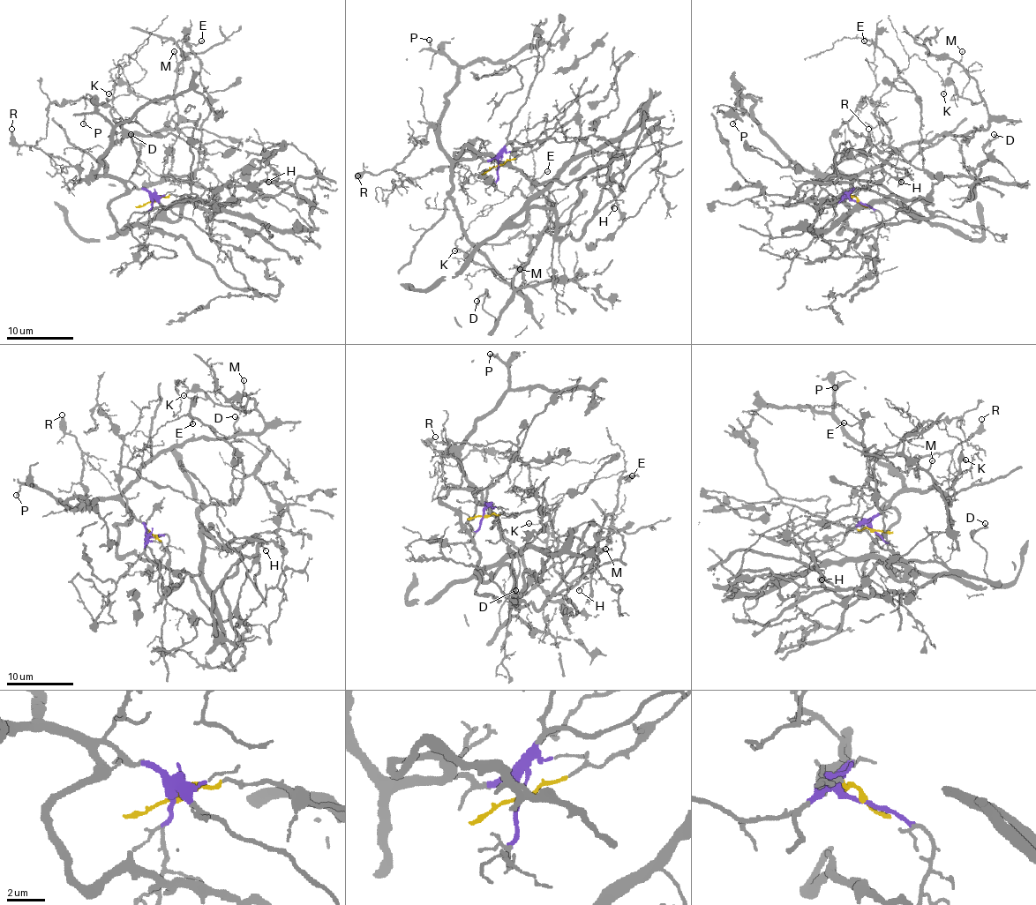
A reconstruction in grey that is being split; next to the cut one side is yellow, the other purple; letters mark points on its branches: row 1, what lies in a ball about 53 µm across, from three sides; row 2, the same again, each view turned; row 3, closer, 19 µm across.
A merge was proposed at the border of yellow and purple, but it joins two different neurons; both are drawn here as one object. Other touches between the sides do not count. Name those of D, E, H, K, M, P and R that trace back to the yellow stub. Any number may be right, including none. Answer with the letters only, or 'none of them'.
D, E, H

